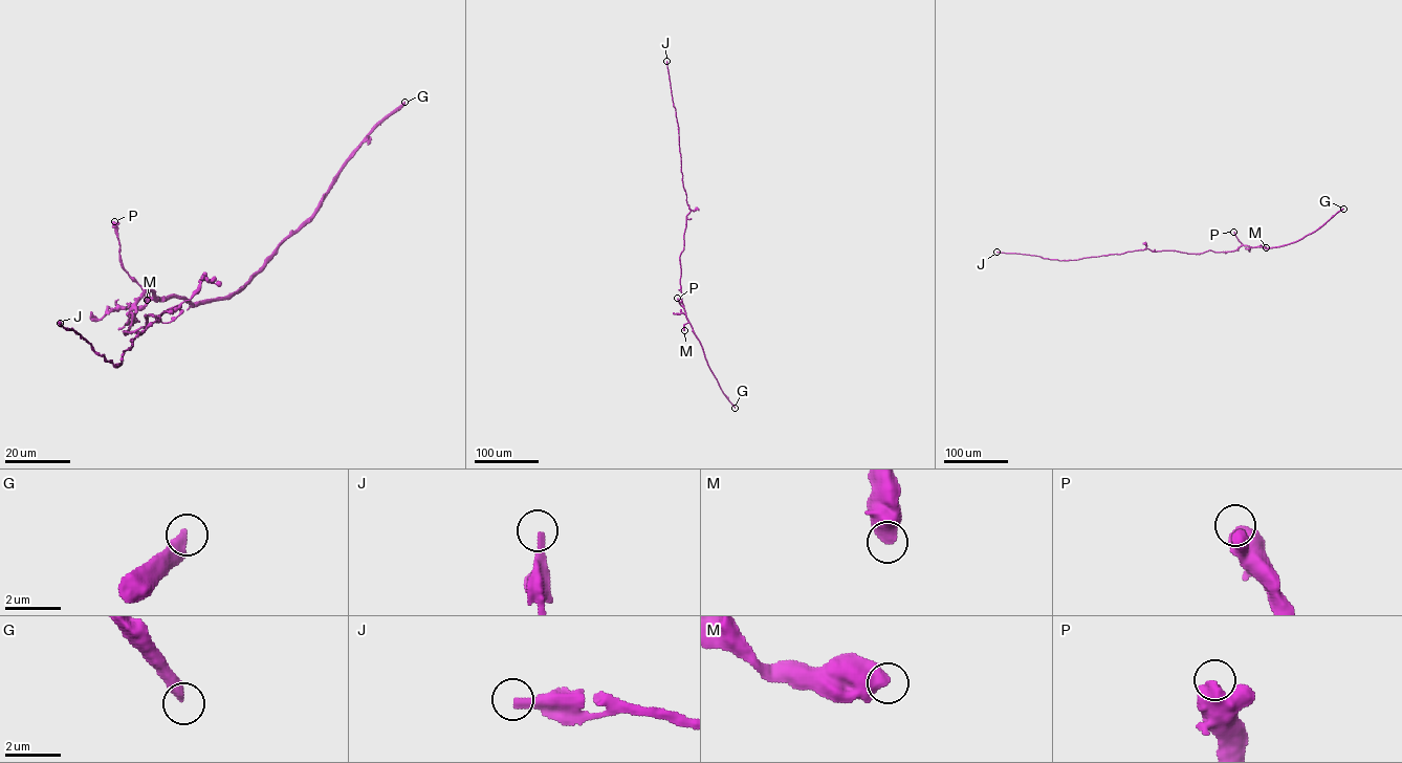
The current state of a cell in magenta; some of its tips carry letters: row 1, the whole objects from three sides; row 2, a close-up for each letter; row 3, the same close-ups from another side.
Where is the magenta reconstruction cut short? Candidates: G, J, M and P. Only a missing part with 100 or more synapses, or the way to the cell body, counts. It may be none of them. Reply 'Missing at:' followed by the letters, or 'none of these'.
Missing at: J

